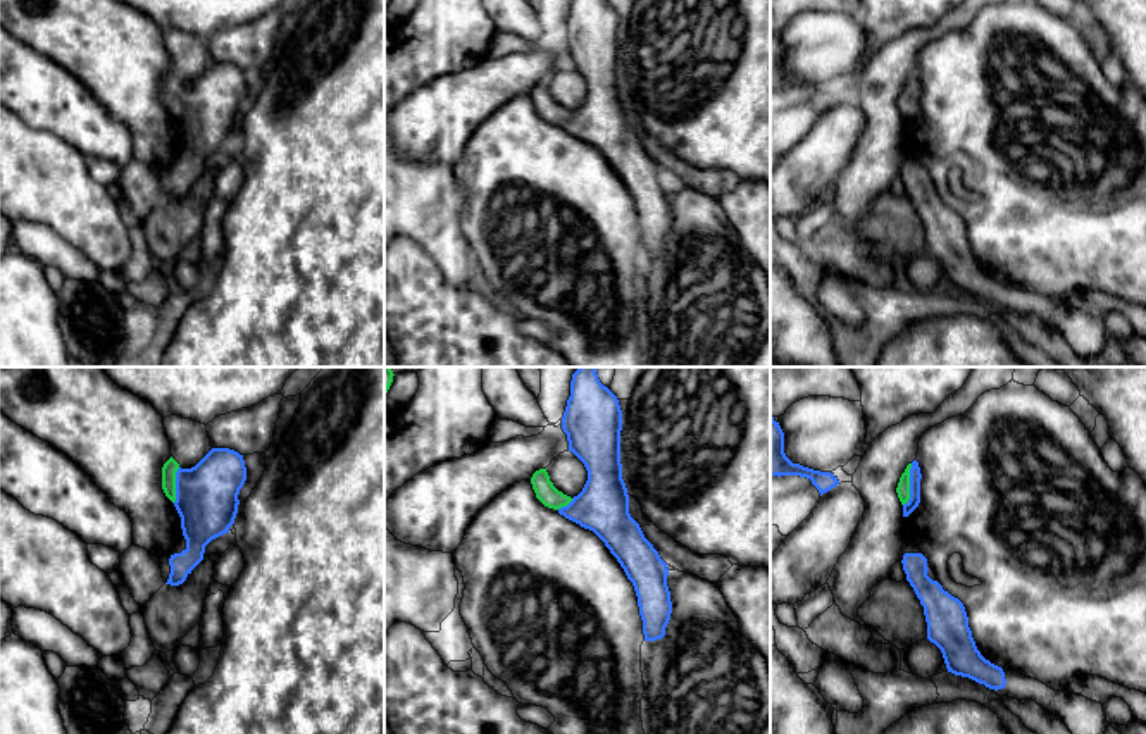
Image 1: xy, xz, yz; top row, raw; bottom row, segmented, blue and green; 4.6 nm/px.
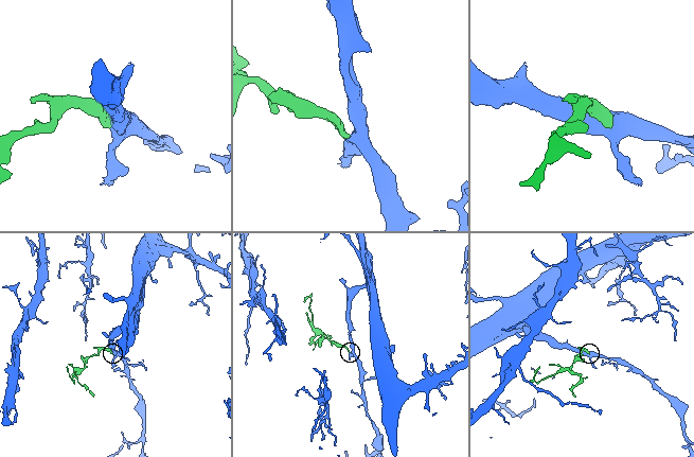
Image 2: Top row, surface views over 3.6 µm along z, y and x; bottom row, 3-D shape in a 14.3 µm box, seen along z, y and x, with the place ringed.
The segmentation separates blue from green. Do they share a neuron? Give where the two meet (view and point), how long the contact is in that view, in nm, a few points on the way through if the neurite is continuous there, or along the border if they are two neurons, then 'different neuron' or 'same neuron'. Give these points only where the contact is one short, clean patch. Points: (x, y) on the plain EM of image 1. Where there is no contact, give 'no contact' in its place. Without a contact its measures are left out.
contact yz (910, 99); length 200 nm; way yz (915, 90), (910, 99), (903, 100); same neuron

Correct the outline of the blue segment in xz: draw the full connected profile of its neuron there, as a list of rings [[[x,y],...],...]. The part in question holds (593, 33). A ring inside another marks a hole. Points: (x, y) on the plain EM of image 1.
[[[570,0],[562,43],[567,48],[569,65],[584,78],[588,95],[582,105],[570,112],[553,100],[546,83],[539,83],[531,91],[536,112],[565,133],[593,145],[605,157],[634,200],[645,255],[662,253],[672,227],[669,183],[629,128],[629,109],[620,78],[622,24],[617,10],[607,0]]]

